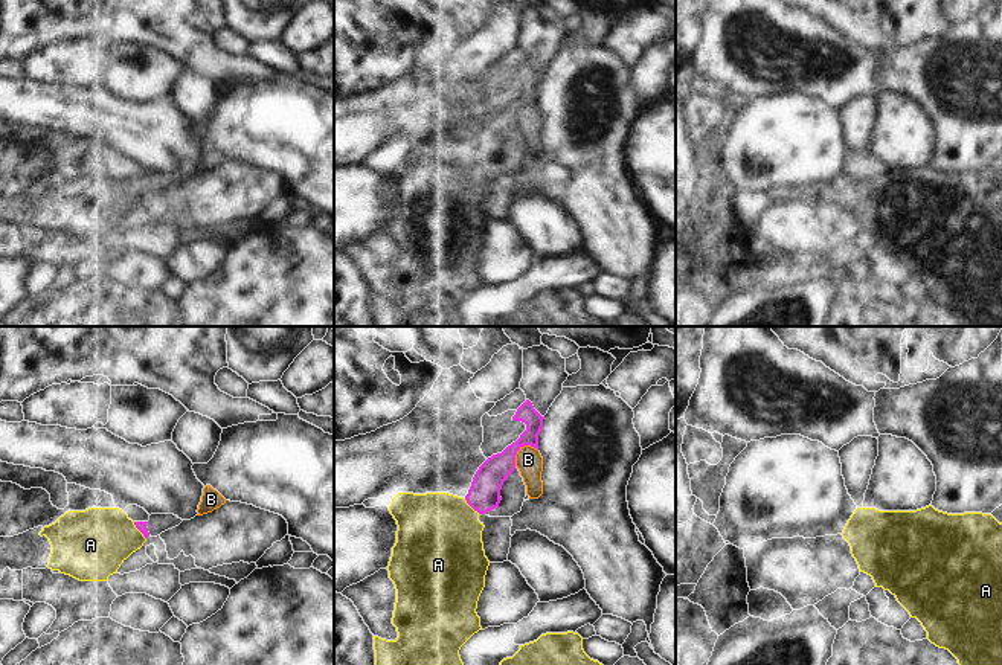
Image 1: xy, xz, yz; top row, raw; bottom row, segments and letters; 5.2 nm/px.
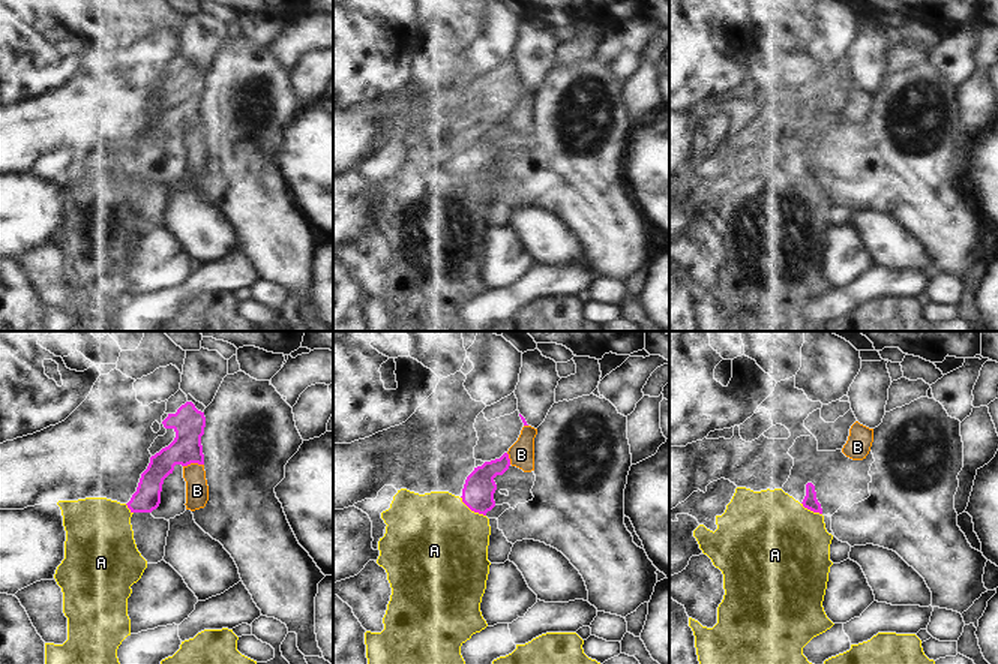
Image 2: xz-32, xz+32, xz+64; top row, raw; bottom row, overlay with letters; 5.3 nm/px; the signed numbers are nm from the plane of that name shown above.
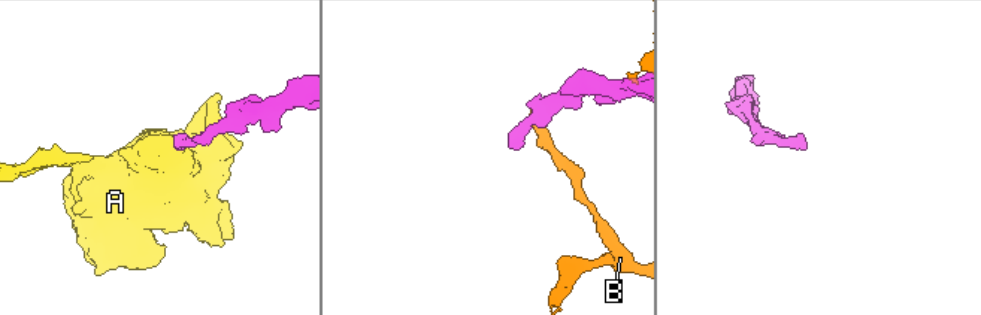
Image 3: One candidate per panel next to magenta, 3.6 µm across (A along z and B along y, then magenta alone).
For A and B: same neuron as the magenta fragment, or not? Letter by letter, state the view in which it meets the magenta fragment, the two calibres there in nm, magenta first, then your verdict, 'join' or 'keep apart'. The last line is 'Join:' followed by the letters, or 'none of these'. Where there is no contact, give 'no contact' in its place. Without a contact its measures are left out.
A: meets magenta in xy; 50 nm thick on the magenta side, 360 nm on the other; join
B: meets magenta in xz; 160 nm thick on the magenta side, 140 nm on the other; keep apart
Join: A

